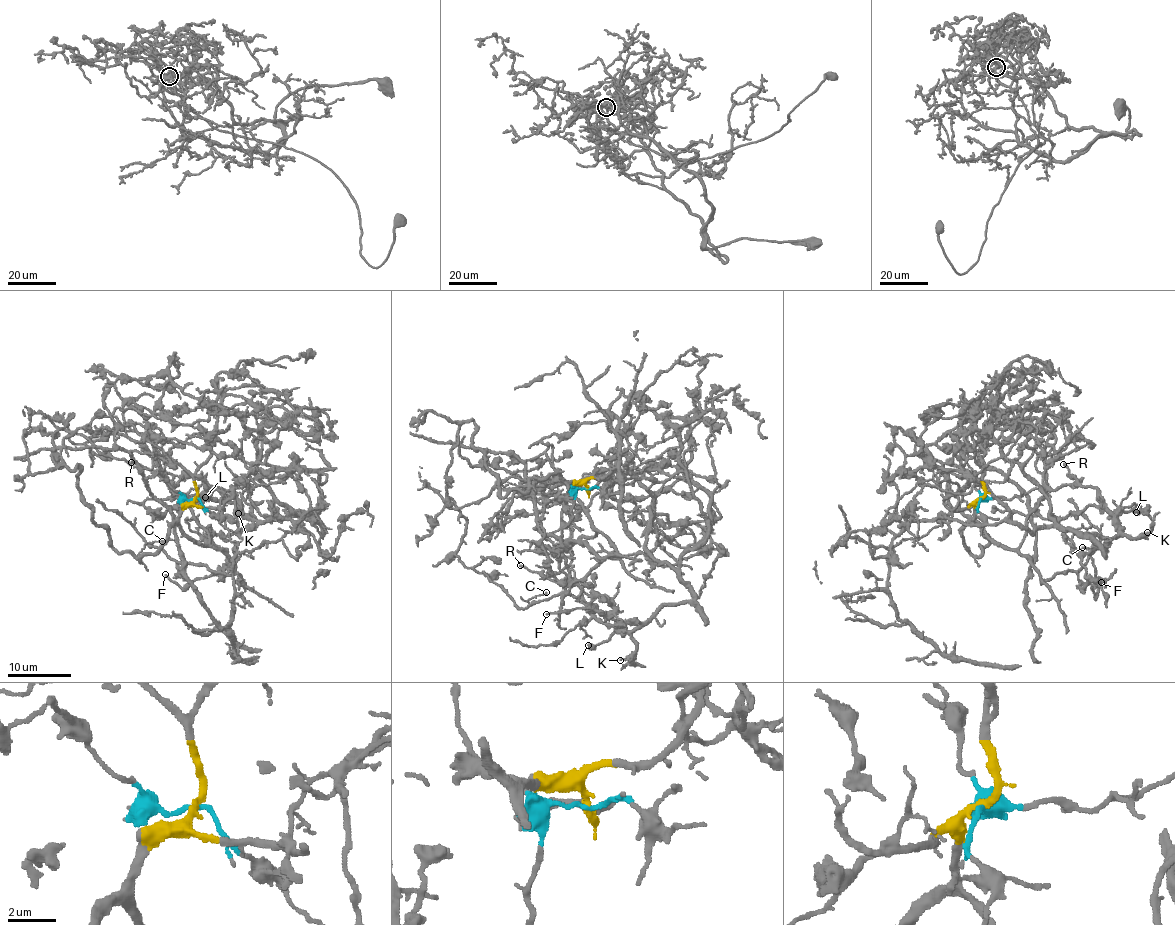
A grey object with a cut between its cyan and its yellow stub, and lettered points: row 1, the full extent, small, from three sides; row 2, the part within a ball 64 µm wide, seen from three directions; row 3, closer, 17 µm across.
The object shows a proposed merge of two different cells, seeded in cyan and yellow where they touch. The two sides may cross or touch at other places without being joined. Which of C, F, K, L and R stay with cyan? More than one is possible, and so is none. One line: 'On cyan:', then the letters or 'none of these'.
On cyan: F, K, L, R

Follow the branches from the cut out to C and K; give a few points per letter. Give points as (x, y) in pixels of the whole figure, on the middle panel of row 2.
C: (586, 489), (569, 485), (617, 558), (603, 557), (565, 591), (528, 602), (546, 592)
K: (586, 489), (577, 490), (563, 529), (565, 564), (597, 617), (623, 628), (635, 643), (619, 660)

